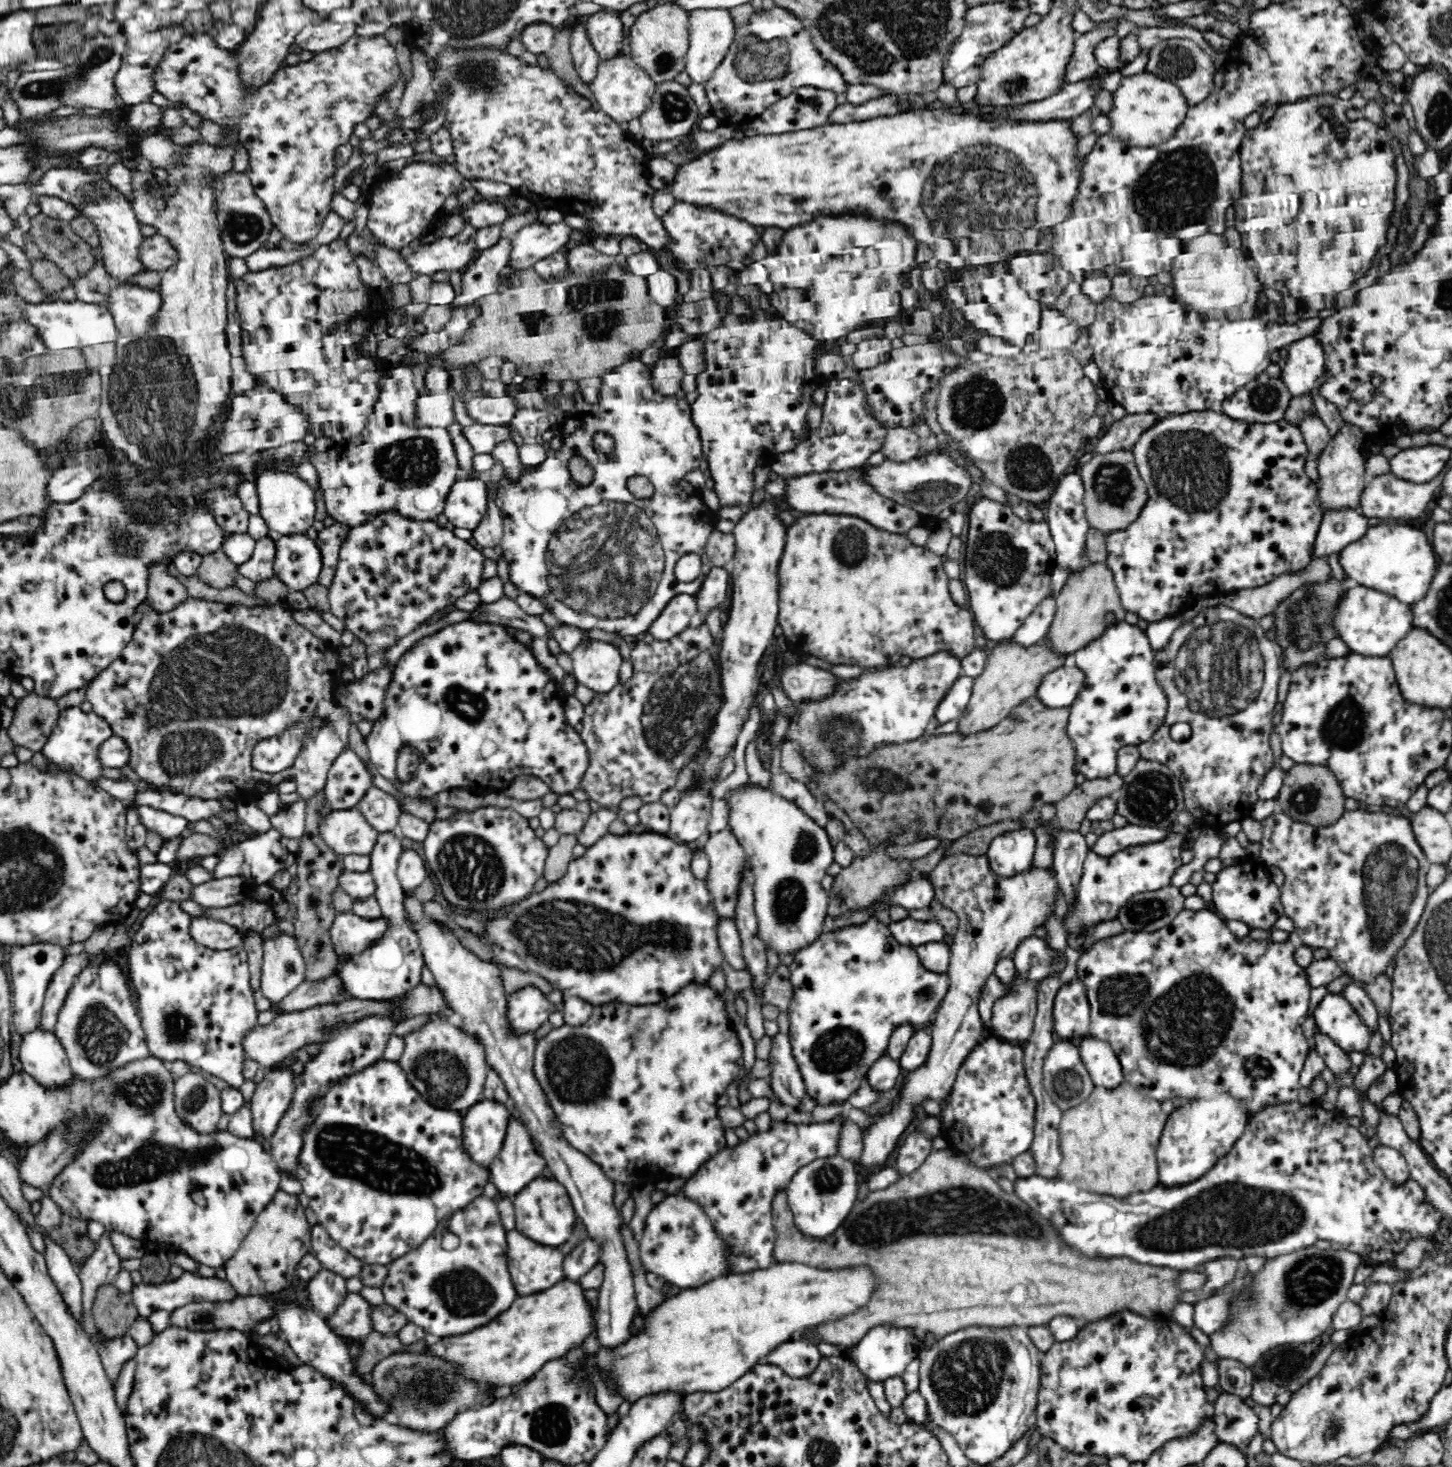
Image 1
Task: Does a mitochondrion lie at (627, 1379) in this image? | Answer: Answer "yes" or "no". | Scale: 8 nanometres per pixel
no

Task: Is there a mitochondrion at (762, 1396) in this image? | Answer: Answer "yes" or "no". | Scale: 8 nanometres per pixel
no

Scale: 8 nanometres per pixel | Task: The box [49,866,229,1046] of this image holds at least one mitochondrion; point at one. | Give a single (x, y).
(176, 1025)

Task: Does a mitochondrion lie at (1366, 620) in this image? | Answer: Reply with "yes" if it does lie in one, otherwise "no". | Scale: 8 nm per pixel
no

